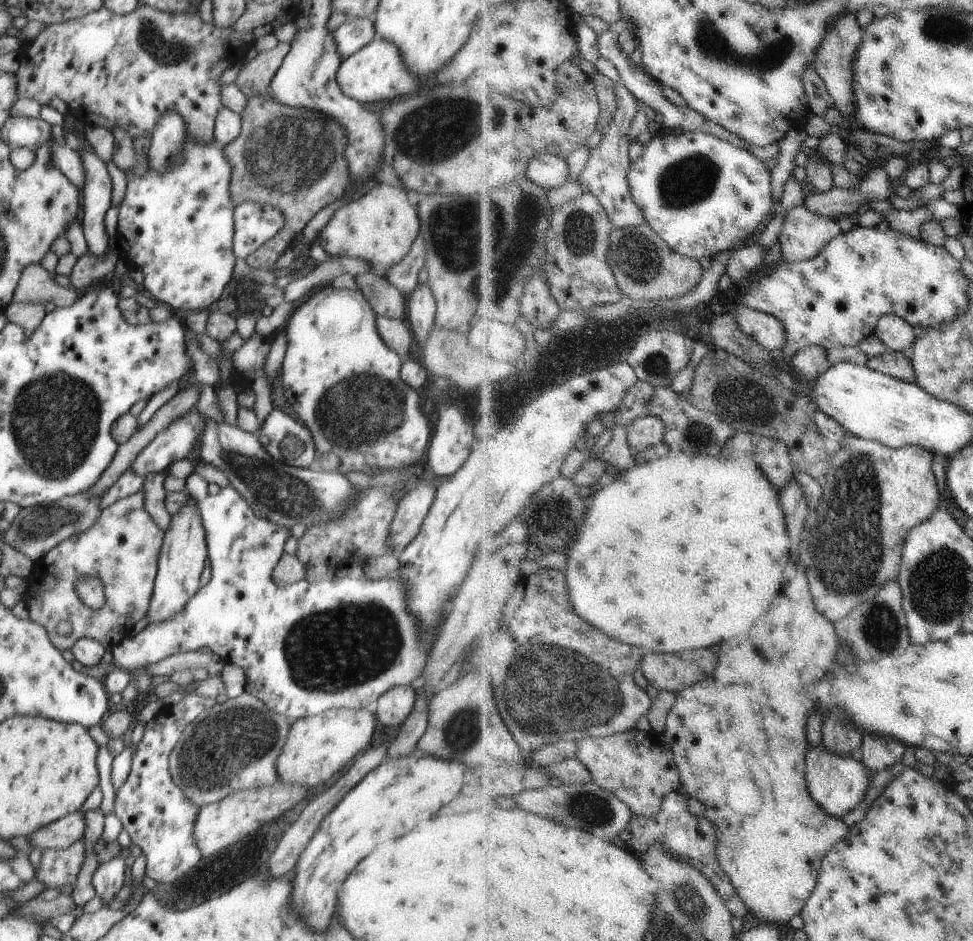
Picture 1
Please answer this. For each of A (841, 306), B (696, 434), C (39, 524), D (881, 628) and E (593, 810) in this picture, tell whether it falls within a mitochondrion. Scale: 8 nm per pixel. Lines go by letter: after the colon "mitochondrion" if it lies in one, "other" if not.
A: other
B: mitochondrion
C: mitochondrion
D: mitochondrion
E: mitochondrion

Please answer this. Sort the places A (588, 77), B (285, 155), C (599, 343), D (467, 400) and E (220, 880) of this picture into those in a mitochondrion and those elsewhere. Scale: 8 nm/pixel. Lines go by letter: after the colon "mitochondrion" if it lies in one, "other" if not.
A: other
B: mitochondrion
C: other
D: other
E: other

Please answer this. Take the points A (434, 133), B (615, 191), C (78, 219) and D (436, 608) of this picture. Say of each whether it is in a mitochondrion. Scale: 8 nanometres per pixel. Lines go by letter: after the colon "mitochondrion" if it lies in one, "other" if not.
A: mitochondrion
B: other
C: other
D: other

